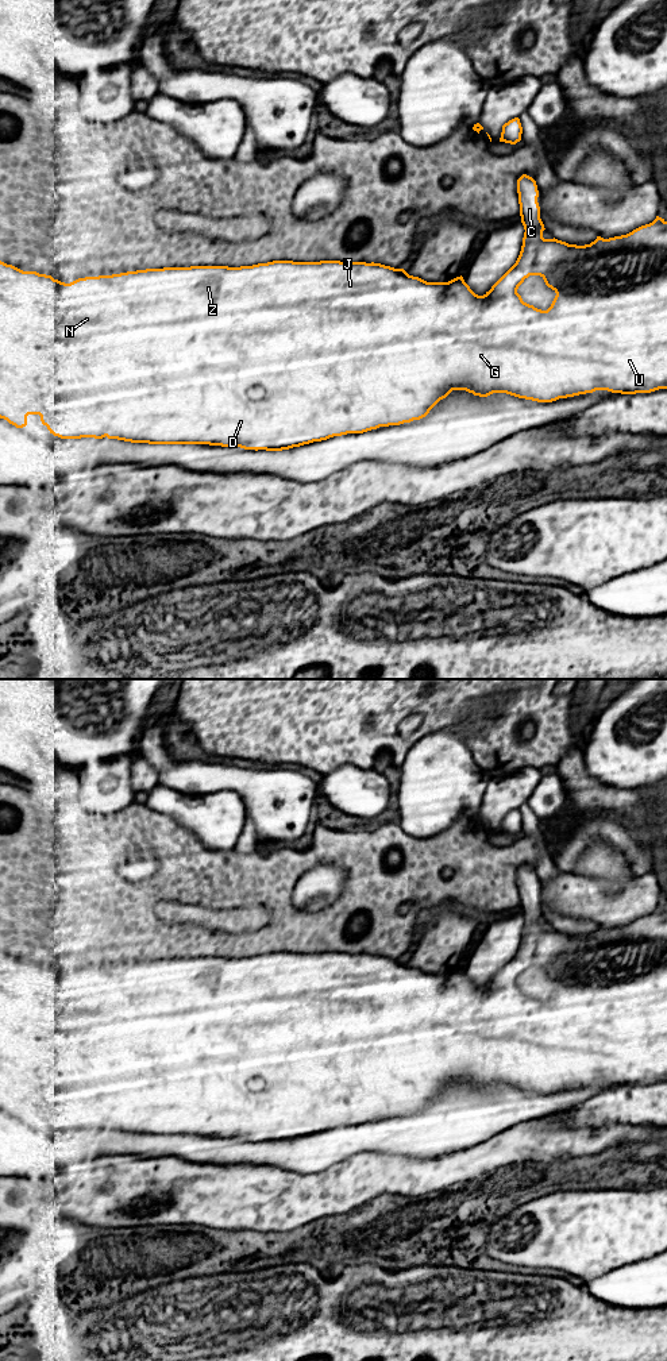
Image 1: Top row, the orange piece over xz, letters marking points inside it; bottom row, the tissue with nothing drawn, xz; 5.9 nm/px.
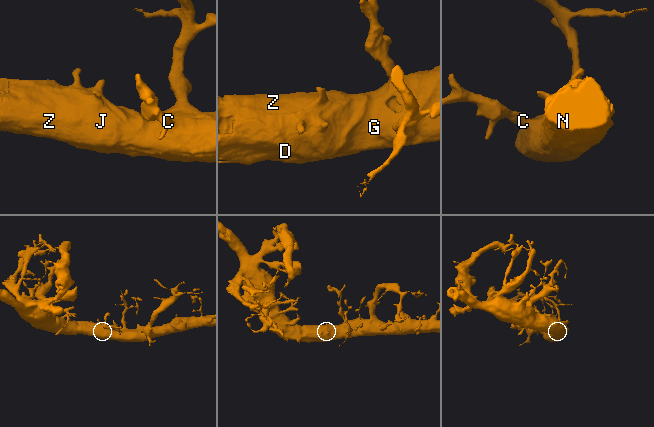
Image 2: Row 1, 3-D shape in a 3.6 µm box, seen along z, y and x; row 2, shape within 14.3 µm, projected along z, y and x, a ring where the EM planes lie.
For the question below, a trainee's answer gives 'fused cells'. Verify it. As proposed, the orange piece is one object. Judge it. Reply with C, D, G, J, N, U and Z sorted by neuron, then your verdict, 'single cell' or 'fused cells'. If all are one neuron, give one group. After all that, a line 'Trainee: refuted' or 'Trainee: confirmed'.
C D G J N U Z; single cell
Trainee: refuted

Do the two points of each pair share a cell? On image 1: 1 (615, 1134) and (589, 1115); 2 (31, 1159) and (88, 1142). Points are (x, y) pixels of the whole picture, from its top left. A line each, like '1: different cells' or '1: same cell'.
1: different cells
2: same cell

